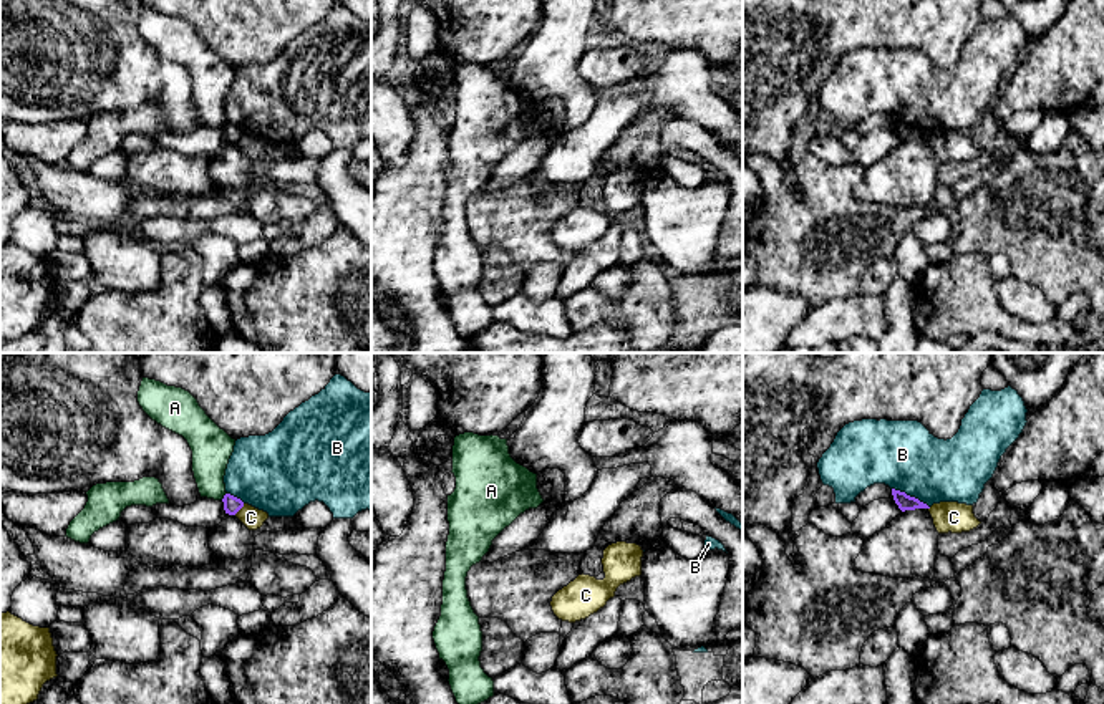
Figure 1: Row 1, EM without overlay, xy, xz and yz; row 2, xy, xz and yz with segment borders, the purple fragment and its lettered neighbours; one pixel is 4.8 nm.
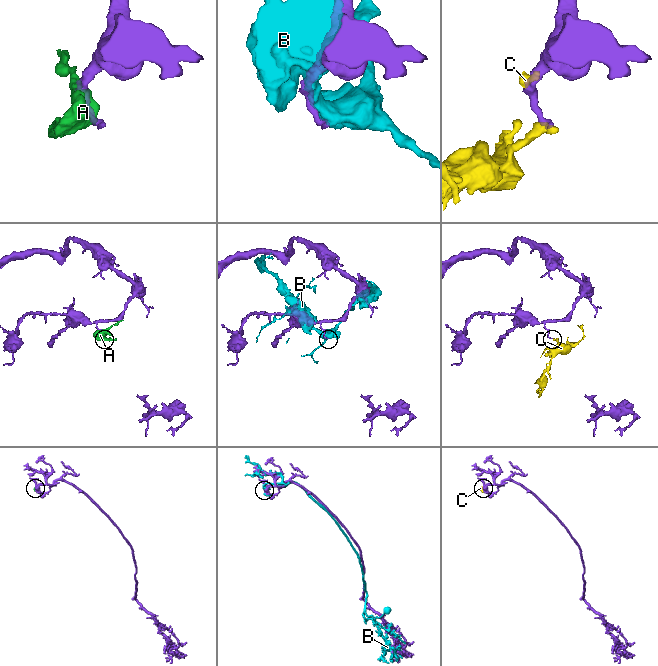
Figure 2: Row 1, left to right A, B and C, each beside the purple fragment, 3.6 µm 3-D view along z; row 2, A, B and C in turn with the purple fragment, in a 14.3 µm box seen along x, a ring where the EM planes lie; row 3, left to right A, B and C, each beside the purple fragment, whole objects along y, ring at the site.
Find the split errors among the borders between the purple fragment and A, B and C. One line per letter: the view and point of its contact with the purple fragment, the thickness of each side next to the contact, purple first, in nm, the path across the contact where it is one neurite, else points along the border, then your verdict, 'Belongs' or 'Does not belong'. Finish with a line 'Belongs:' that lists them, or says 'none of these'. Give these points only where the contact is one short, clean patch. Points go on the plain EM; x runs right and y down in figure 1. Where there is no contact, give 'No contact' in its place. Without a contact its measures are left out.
A: Touches purple at xy (224, 125). Thickness 80 nm (purple) against 200 nm. Does not belong
B: Touches purple at yz (909, 125). Thickness 80 nm (purple) against 340 nm. Does not belong
C: Touches purple at xy (239, 138). Thickness 80 nm (purple) against 100 nm. Boundary: xy (244, 133), (234, 143). Does not belong
Belongs: none of these

